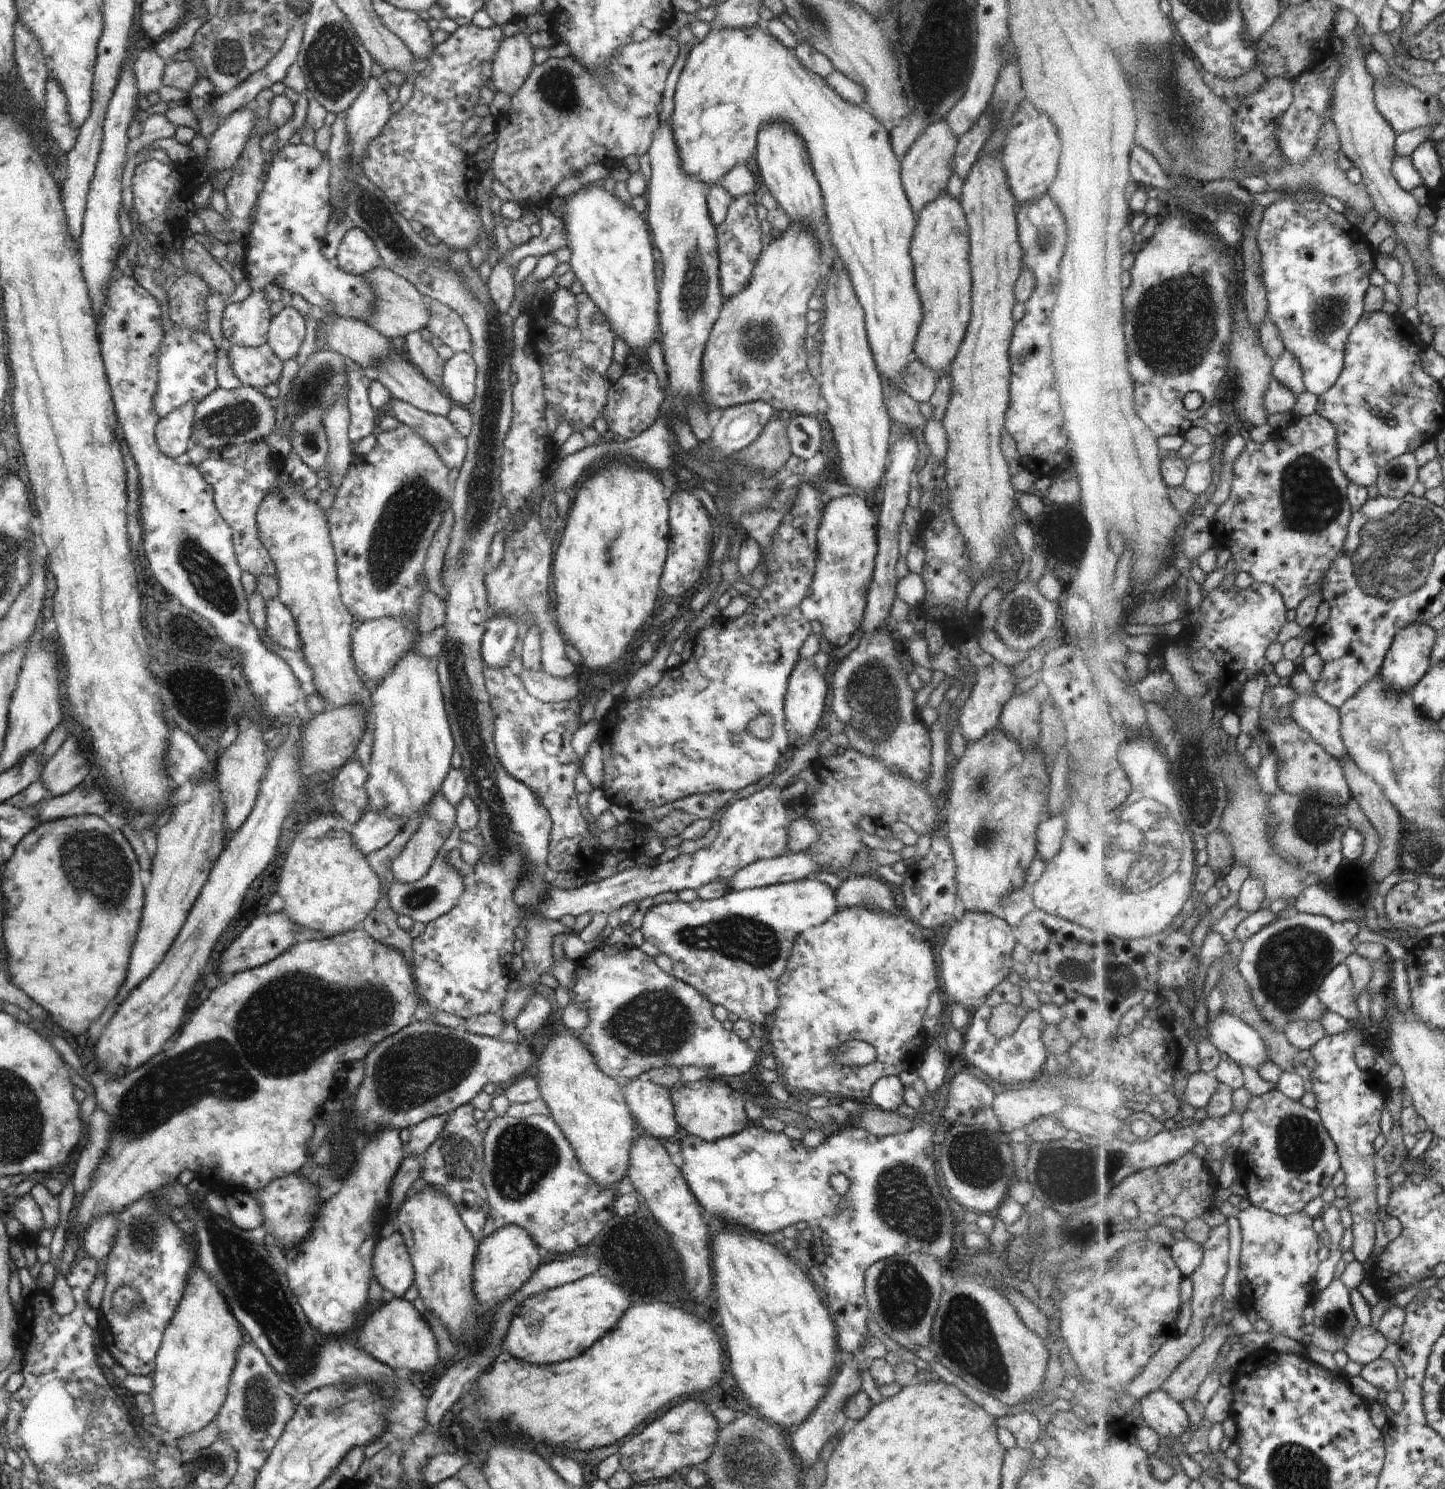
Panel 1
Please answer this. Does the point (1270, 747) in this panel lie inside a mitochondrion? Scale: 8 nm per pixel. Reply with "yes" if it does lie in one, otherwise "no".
no

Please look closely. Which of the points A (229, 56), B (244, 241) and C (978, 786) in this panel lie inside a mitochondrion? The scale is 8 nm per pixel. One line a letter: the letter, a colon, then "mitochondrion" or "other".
A: mitochondrion
B: other
C: mitochondrion

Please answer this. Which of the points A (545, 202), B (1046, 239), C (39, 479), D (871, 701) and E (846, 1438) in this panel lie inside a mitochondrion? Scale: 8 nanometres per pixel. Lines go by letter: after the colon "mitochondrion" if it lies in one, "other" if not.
A: other
B: mitochondrion
C: other
D: mitochondrion
E: other

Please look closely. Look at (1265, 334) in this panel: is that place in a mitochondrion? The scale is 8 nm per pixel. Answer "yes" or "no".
no

